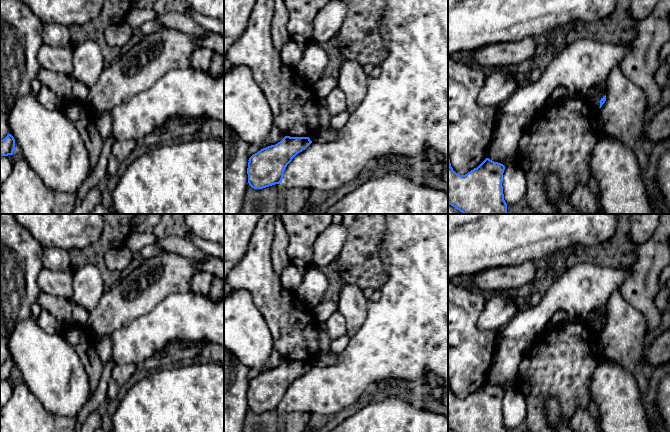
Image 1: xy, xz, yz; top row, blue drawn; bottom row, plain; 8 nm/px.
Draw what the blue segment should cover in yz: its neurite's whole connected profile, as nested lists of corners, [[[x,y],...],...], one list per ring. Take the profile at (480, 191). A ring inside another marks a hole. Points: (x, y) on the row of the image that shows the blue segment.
[[[448,154],[448,204],[463,214],[507,214],[502,186],[504,170],[503,164],[486,158],[477,168],[460,175],[451,167]]]

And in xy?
[[[8,134],[0,141],[0,157],[13,155],[15,149],[15,139],[11,134]]]

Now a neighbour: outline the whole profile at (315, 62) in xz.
[[[313,43],[303,50],[302,59],[295,68],[311,87],[331,68],[331,55],[319,44]]]

